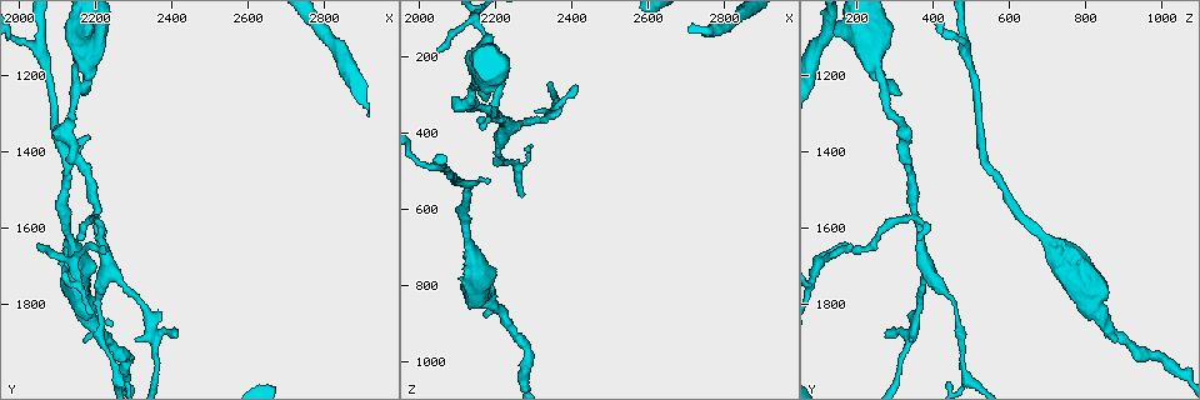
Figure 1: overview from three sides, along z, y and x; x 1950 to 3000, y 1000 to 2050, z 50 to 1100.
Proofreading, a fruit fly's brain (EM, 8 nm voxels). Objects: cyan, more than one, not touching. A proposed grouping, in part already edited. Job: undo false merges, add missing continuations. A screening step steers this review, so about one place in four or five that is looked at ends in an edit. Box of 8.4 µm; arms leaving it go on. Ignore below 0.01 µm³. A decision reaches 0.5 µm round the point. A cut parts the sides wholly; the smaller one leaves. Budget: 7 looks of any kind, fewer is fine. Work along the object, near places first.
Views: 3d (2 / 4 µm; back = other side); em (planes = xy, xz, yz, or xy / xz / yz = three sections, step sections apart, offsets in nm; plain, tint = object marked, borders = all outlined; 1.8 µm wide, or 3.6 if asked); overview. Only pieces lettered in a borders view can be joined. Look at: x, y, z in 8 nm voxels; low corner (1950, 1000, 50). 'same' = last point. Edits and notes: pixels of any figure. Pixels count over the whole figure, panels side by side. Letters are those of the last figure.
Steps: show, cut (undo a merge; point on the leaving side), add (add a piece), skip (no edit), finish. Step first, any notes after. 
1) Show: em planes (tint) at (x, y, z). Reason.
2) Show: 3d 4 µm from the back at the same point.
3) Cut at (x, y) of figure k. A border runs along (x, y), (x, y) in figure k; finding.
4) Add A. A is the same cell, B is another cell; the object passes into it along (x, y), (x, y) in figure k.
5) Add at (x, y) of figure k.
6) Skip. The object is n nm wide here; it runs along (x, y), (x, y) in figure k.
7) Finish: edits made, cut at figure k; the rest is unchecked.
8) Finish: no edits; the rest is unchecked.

Show: 3d 4 µm at (2250, 1920, 930). A narrow waist.

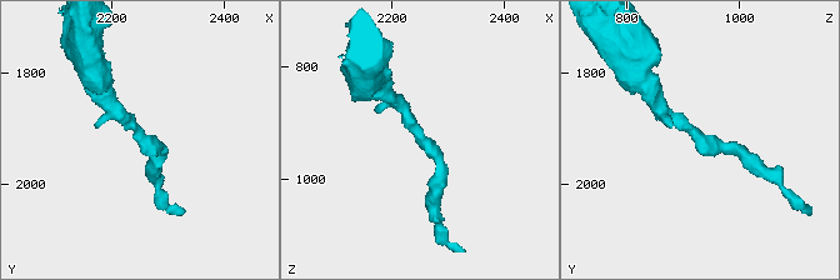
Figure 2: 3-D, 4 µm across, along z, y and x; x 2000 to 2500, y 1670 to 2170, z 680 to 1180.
Show: em planes (tint) at (2250, 1910, 925). Shape alone is not enough.

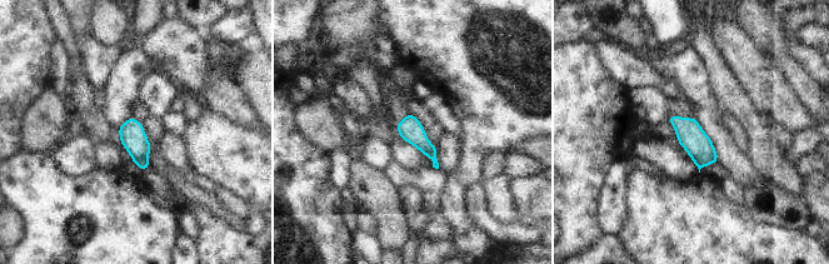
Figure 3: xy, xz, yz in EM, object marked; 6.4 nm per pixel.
Show: em planes (borders) at the same point.

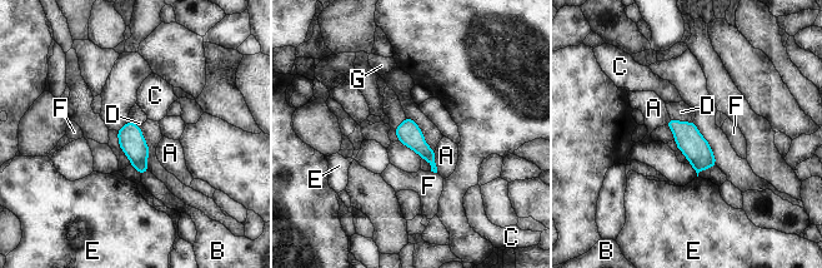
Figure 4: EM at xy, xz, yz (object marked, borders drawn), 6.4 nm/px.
Skip. The object is 150 nm wide here; A, B, C, D, E, F and G are other cells; a border runs along (670, 117), (677, 120), (692, 122) in figure 4; continuous, no second neuron.

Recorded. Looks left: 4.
Show: em 3.6 µm xz step 4 (tint) at (2155, 1660, 740).

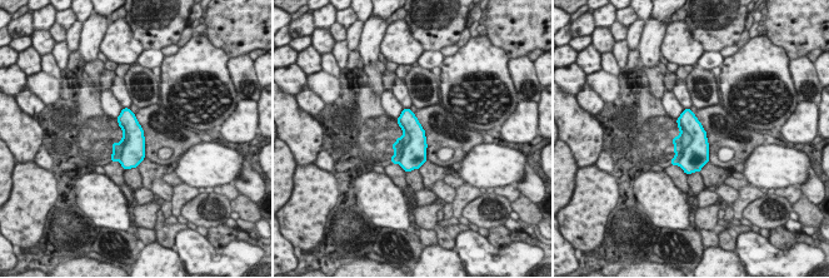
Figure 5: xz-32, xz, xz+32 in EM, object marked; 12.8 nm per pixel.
Show: em 3.6 µm planes (tint) at the same point.

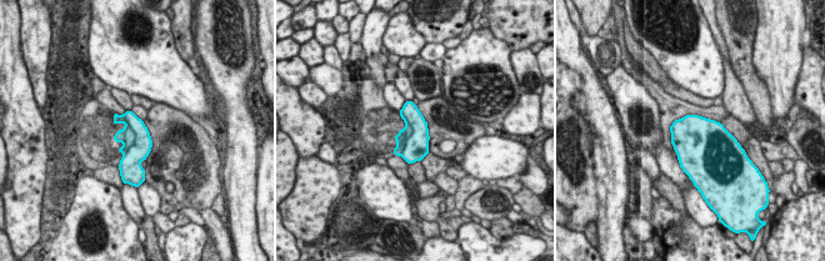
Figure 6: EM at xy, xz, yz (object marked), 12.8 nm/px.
Show: em 3.6 µm planes (borders) at the same point. See the neighbours.

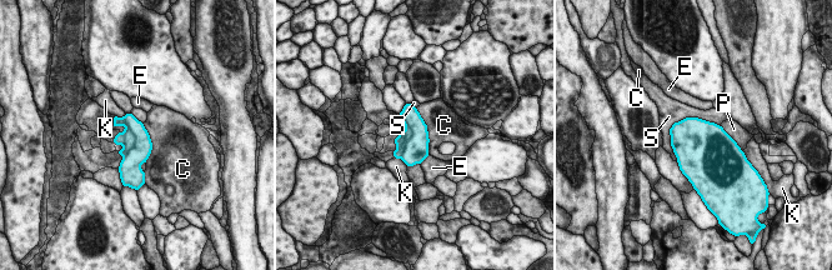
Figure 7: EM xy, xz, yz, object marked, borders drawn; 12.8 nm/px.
Skip. C, E, K, P and S are other cells; a border runs along (416, 109), (426, 125), (429, 153) in figure 7; continuous, no second neuron.

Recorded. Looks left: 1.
Finish: no edits; the rest is unchecked.

